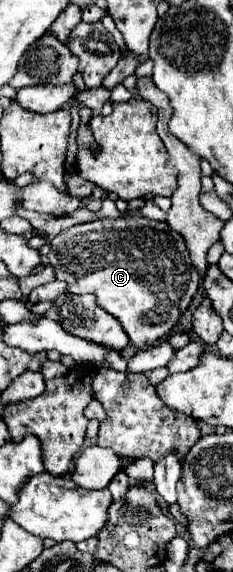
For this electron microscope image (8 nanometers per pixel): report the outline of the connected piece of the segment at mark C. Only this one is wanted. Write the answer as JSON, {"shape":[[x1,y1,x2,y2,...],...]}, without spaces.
{"shape":[[100,218,100,220,88,222,88,224,76,224,76,226,68,228,68,230,62,230,62,232,50,242,50,246,52,246,52,252,48,254,48,260,50,260,50,264,52,264,54,270,56,270,56,278,68,282,68,292,72,292,72,294,92,292,92,294,96,294,96,296,98,296,98,304,100,304,102,308,106,308,106,312,110,312,114,318,118,318,118,322,122,322,122,328,126,330,130,342,132,342,134,346,138,346,138,348,148,348,148,346,160,342,162,338,166,338,166,336,170,334,170,330,178,324,178,320,180,320,180,316,182,316,182,310,186,310,186,308,190,306,192,298,196,296,196,292,198,292,198,288,200,288,200,276,198,276,198,272,194,270,194,266,192,266,192,262,190,262,190,256,188,256,188,252,186,252,186,244,182,242,182,236,176,236,166,222,156,222,156,220,148,220,148,218]]}

